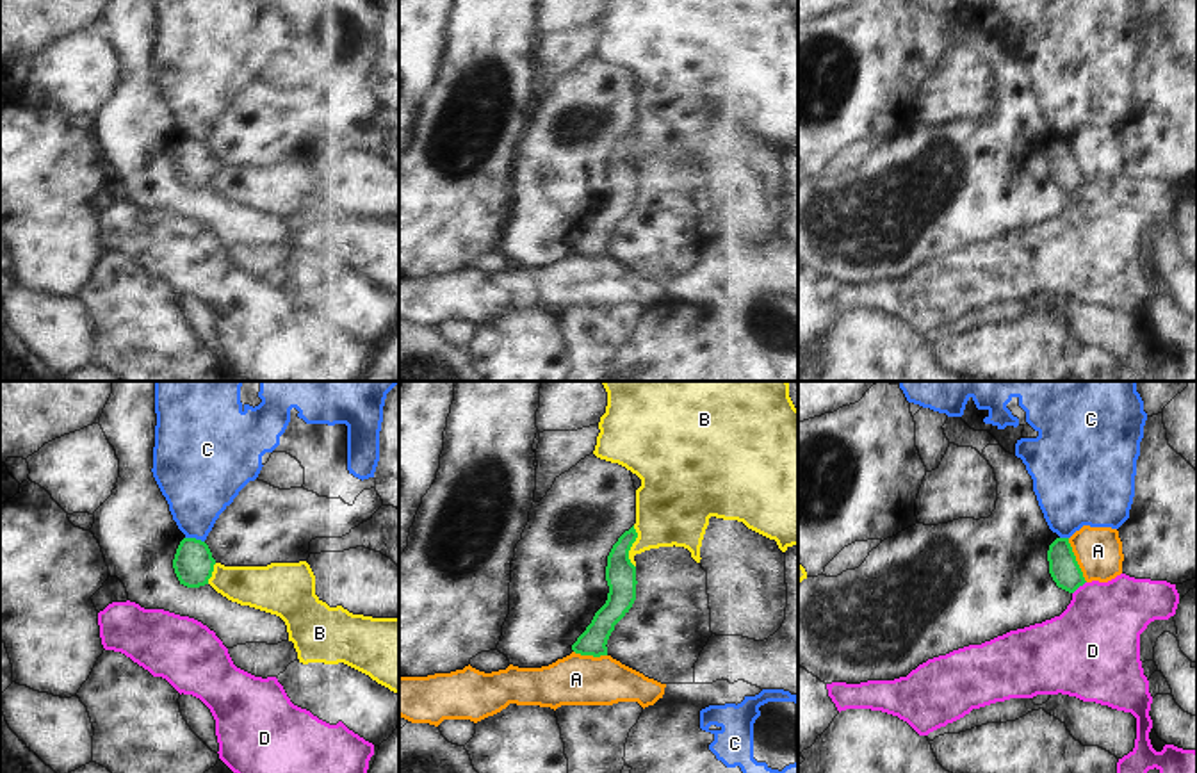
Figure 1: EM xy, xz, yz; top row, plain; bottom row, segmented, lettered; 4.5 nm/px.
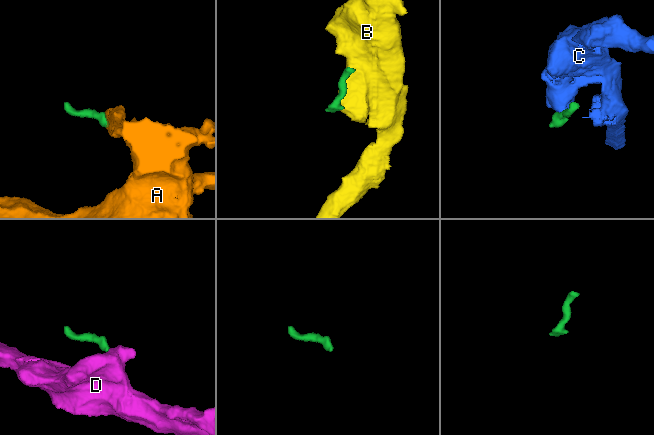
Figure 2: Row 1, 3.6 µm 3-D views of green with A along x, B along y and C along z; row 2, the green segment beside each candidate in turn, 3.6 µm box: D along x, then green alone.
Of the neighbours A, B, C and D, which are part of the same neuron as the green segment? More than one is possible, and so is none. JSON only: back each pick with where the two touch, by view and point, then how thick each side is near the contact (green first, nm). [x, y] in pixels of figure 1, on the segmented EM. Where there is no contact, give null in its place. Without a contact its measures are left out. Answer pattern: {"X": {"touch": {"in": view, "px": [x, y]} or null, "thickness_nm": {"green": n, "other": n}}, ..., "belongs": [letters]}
{"belongs": []}

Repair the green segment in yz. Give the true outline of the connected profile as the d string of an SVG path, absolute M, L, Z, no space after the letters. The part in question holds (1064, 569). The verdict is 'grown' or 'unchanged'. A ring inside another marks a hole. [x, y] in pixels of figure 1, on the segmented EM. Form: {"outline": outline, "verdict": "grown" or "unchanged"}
{"outline": "M1056 538L1047 550L1049 574L1058 588L1074 593L1087 581L1076 561L1069 538Z", "verdict": "unchanged"}

